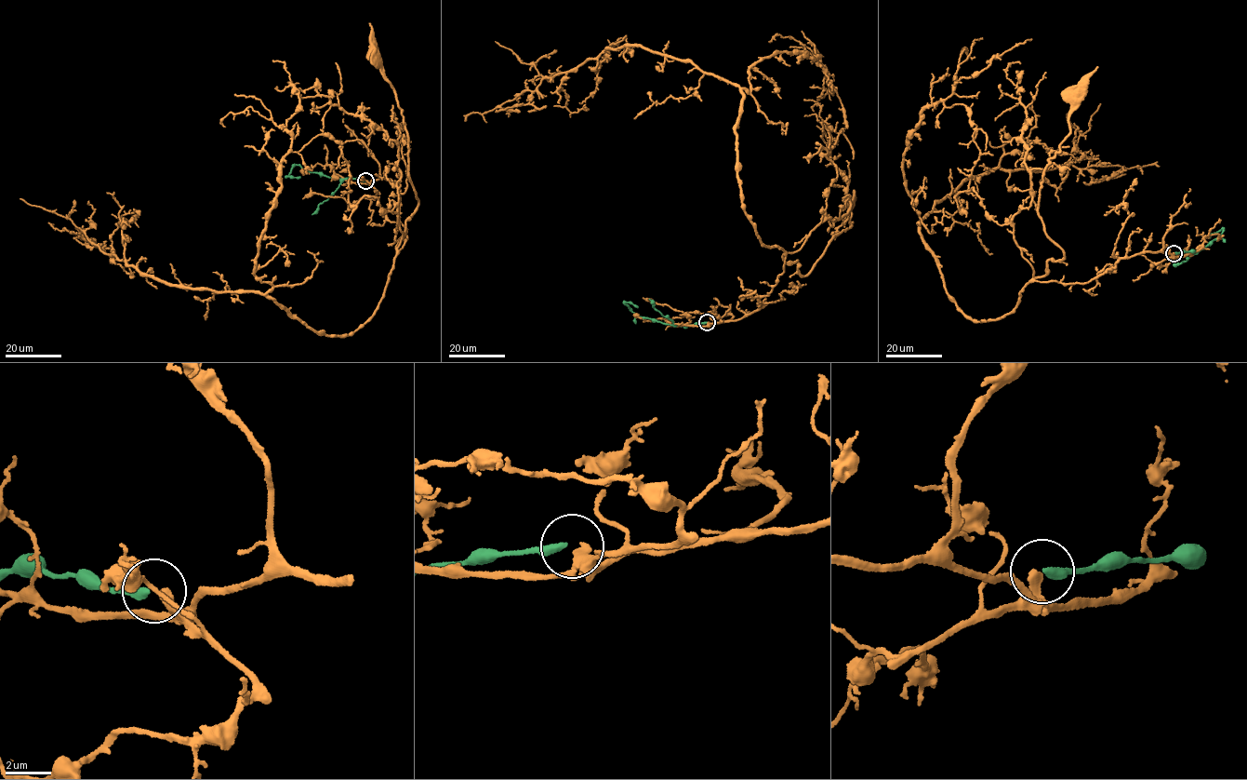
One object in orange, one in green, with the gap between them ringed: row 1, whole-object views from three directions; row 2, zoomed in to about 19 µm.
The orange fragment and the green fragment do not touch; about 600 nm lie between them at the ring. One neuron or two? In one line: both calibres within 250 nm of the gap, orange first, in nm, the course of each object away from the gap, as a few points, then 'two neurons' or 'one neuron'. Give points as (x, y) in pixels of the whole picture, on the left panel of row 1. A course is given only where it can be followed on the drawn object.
360/340 nm | orange via (366, 181), (390, 179), (397, 186), (406, 230), (399, 250), (417, 201), (401, 110), (373, 54) | green via (364, 181), (331, 178), (296, 165), (287, 176), (300, 177) | two neurons

